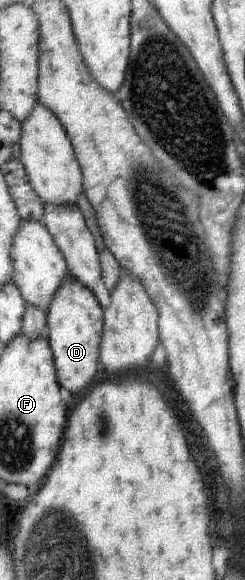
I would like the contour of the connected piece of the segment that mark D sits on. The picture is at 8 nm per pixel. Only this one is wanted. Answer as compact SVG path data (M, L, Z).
M65 276L61 286L51 298L46 312L47 328L57 382L73 396L83 392L99 372L99 344L103 334L103 307L89 288L85 288L75 276Z

